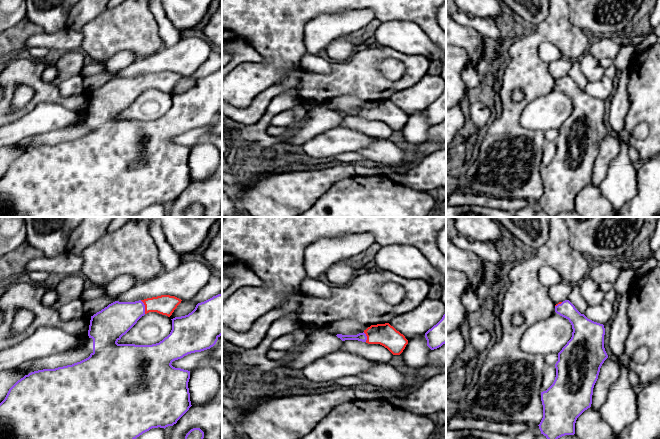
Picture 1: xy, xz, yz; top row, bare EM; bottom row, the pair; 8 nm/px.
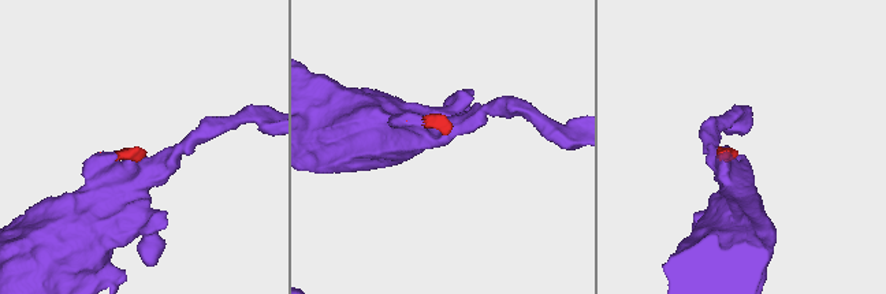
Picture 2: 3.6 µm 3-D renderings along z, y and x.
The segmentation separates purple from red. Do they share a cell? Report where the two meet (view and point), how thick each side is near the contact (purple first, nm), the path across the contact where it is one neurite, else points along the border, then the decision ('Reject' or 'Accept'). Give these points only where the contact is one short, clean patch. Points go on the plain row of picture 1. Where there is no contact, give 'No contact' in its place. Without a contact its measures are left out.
Touches purple at xy (144, 83). Thickness 260 nm (purple) against 160 nm. Accept

